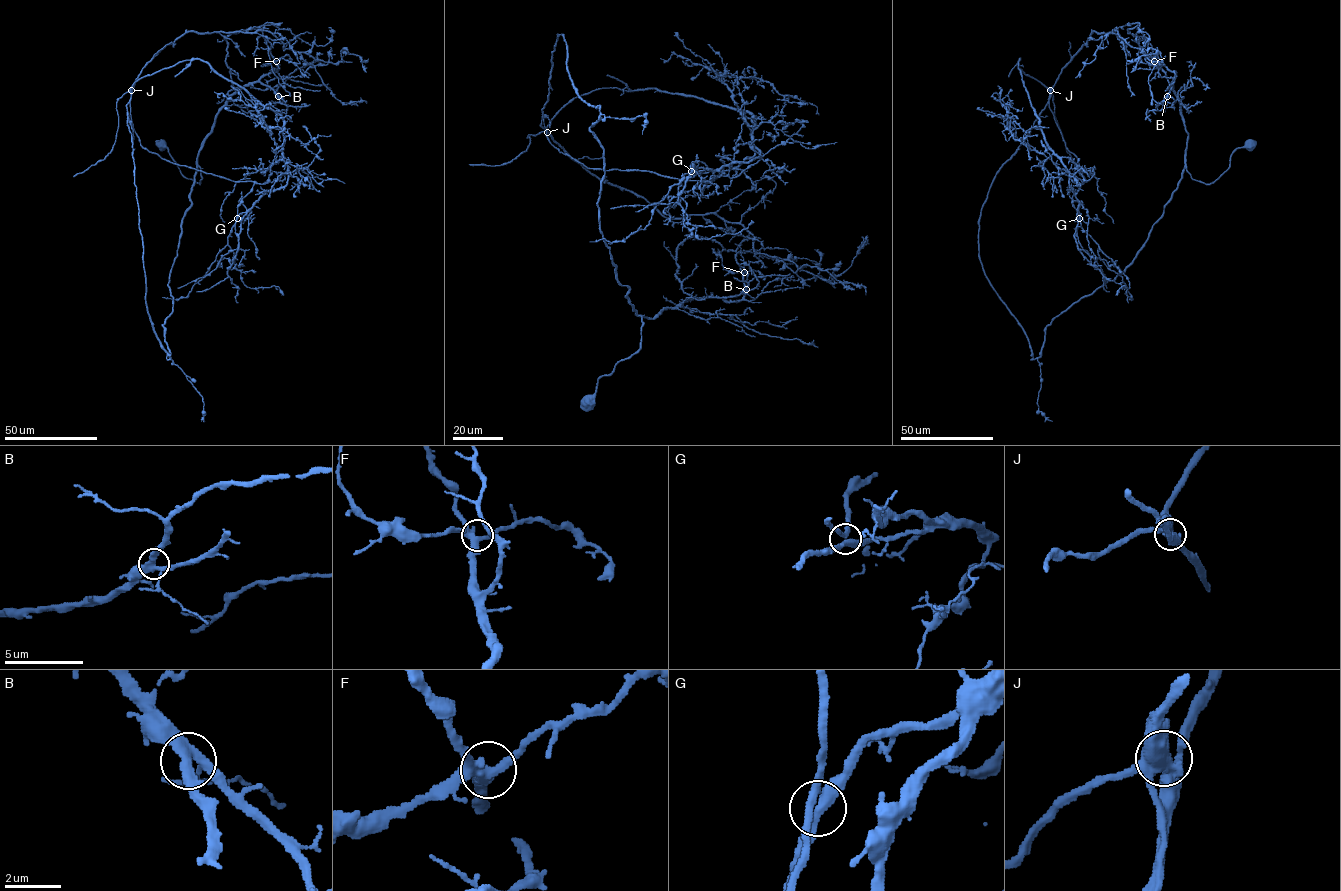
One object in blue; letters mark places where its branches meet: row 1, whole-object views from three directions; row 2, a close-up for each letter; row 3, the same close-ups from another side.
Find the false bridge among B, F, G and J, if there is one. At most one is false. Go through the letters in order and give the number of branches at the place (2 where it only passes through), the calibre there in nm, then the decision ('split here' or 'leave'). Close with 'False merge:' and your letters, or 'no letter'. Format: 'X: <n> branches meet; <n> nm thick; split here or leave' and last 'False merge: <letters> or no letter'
B: 4 branches meet; 320 nm thick; leave
F: 4 branches meet; 400 nm thick; leave
G: 4 branches meet; 320 nm thick; leave
J: 6 branches meet; 500 nm thick; split here
False merge: J

